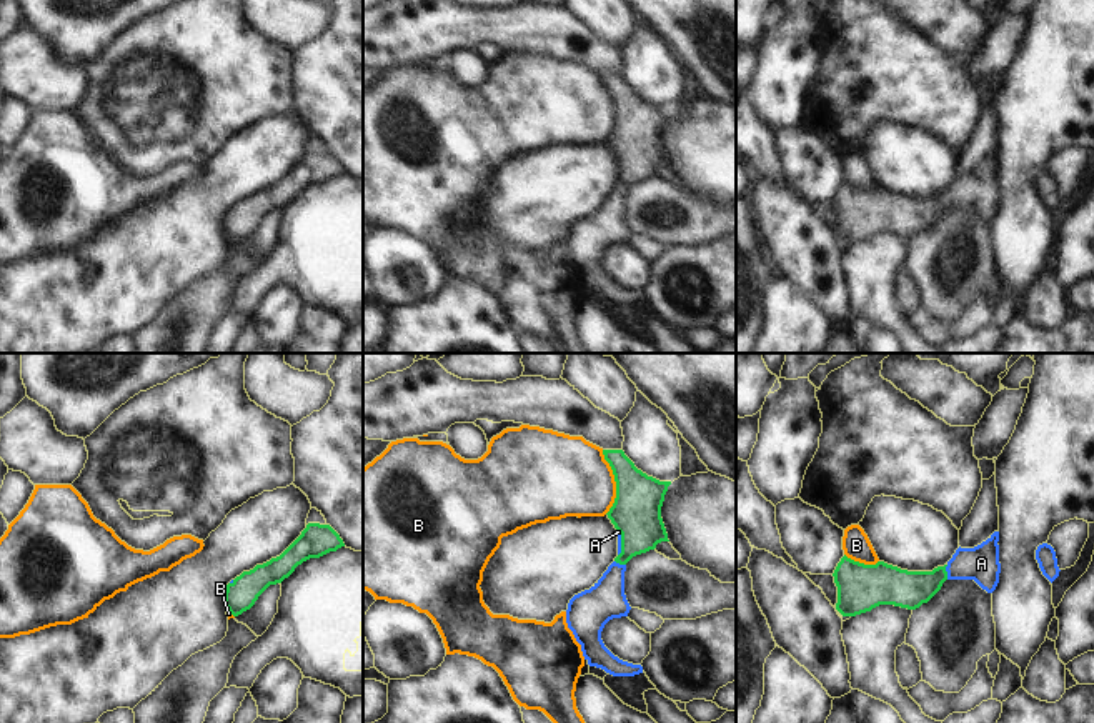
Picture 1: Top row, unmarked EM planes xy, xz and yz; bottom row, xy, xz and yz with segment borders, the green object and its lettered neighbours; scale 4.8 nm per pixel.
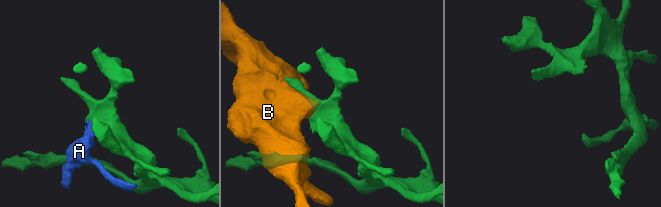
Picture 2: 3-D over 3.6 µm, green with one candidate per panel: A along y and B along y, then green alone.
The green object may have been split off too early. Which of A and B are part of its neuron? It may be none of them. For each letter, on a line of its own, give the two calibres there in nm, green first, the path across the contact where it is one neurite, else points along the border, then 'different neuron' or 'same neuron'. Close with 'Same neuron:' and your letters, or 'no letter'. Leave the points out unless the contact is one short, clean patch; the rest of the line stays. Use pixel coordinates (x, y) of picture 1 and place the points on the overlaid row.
A: 180 nm thick on the green side, 180 nm on the other; runs through yz (898, 587), (921, 587), (946, 572), (966, 563), (981, 563); same neuron
B: 240 nm thick on the green side, 380 nm on the other; different neuron
Same neuron: A

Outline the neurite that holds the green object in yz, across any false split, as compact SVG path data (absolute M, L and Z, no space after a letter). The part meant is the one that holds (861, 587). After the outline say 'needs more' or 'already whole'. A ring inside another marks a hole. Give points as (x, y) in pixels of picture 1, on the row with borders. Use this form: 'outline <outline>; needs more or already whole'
outline M999 531L974 548L957 548L952 558L932 571L908 571L878 561L864 565L848 558L838 563L833 576L838 586L836 610L856 616L879 605L916 610L927 603L946 580L974 580L992 593L999 583Z; needs more

